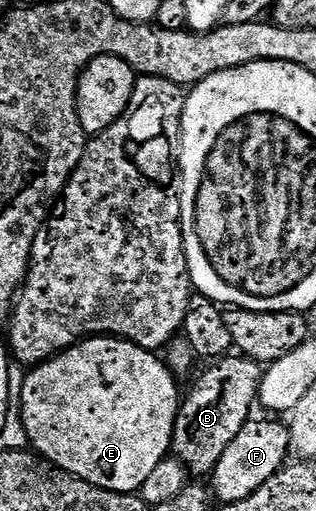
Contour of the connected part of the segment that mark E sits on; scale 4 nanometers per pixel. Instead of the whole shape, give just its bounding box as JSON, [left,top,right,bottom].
[22,335,180,494]

